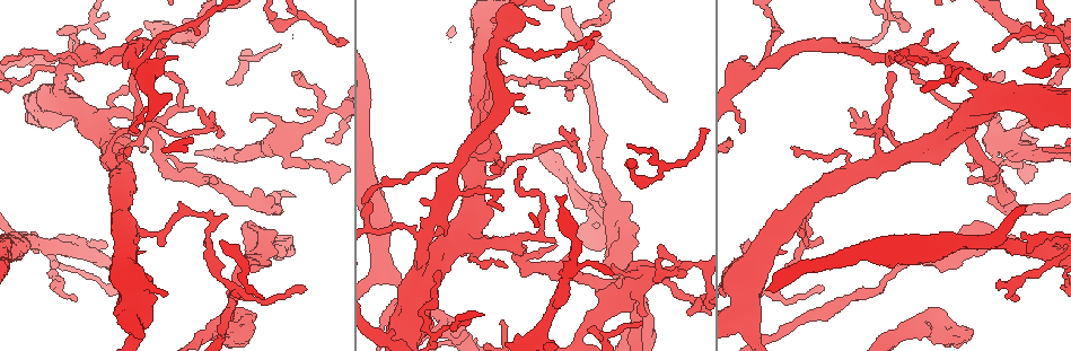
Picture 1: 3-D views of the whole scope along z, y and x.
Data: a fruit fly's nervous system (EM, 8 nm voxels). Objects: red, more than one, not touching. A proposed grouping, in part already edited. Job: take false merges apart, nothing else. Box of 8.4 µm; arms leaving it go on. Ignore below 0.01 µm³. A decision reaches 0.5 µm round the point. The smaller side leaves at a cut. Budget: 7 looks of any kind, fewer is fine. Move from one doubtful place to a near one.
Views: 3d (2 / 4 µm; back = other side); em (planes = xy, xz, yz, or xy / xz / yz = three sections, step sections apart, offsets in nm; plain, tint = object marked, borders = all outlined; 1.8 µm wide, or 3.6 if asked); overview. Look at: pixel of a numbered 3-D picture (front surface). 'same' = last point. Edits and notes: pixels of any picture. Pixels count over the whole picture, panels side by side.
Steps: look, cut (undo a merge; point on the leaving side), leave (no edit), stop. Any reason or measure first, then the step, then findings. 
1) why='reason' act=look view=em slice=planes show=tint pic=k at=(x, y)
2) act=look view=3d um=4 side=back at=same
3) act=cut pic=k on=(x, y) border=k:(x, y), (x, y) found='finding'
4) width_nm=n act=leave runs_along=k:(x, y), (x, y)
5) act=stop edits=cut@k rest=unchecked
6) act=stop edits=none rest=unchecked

why='three-way junction' act=look view=3d um=4 pic=1 at=(444, 320)

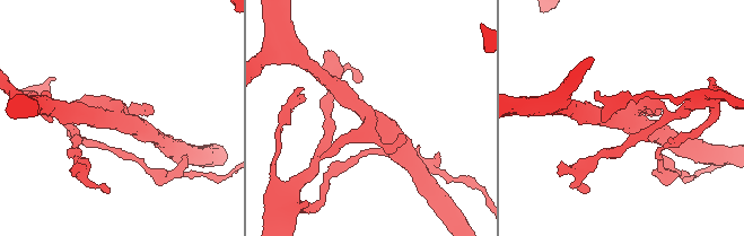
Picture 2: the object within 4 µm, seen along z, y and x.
arms=3 arm_widths_nm=190,240,300 why='need the tissue' act=look view=em slice=planes show=tint pic=2 at=(116, 120)

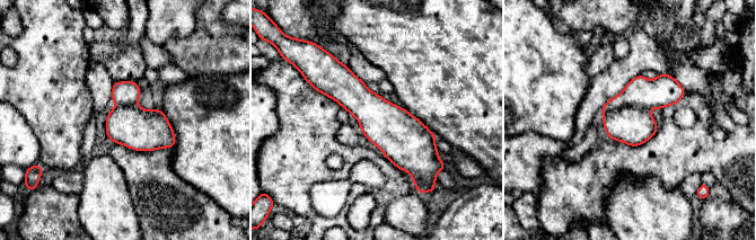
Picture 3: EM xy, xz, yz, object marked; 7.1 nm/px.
width_nm=300 act=cut pic=3 on=(632, 125) found='two neurons meet here'

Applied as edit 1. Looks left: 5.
why='see it whole again' act=look view=overview

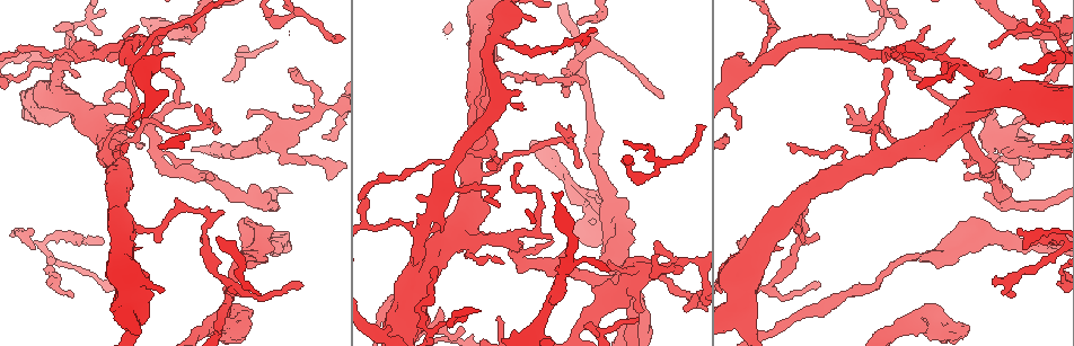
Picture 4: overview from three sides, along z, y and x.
act=look view=3d um=2 pic=4 at=(930, 329)

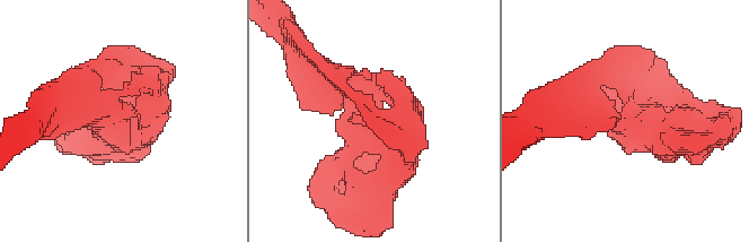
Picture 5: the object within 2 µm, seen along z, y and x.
why='need the tissue' act=look view=em slice=planes show=borders pic=5 at=(636, 128)

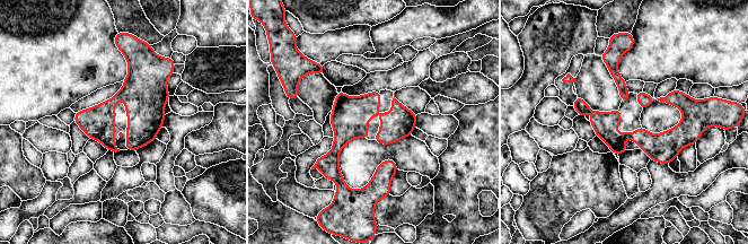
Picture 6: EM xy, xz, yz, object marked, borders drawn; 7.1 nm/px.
act=leave found='continuous, no second neuron'

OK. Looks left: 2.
why='sharp bend' act=look view=em slice=yz step=4 show=tint pic=4 at=(205, 212)

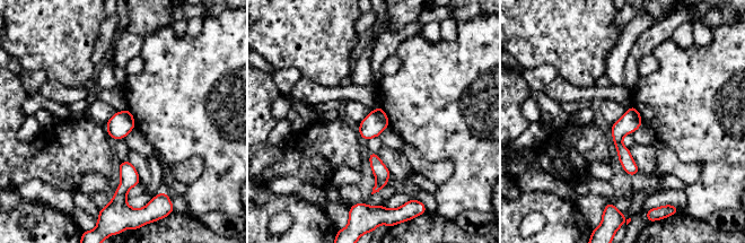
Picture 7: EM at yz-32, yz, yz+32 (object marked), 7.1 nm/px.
act=leave runs_along=7:(632, 110), (619, 131), (632, 172) found='one neuron here'

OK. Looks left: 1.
act=stop edits=cut@3 rest=unchecked

